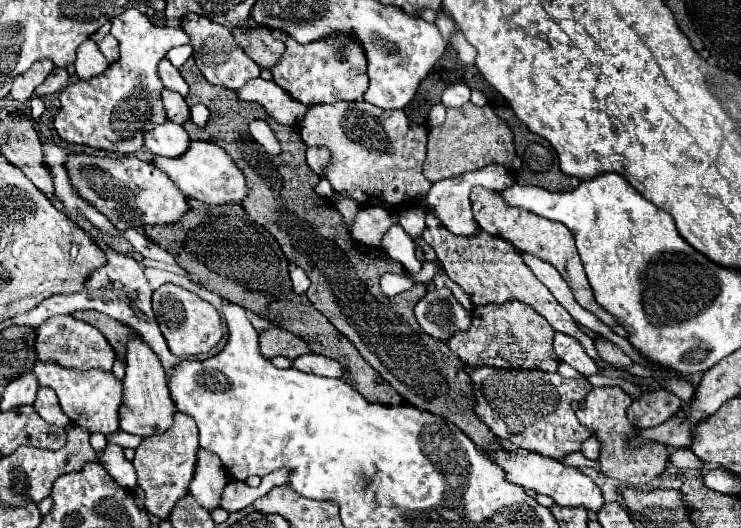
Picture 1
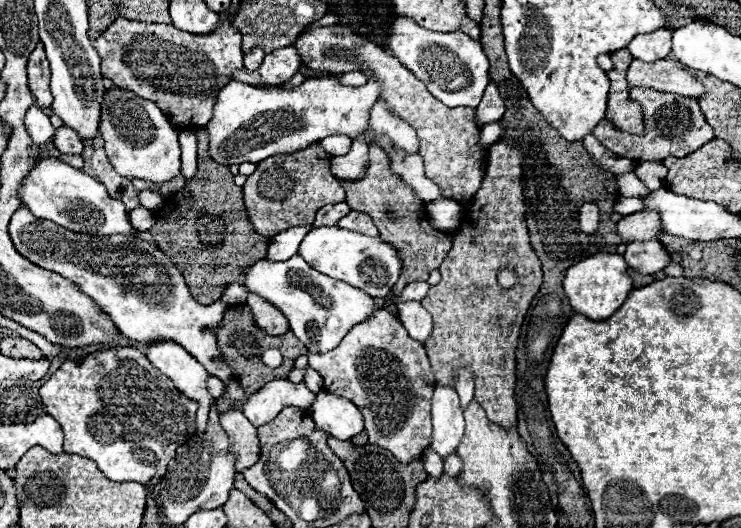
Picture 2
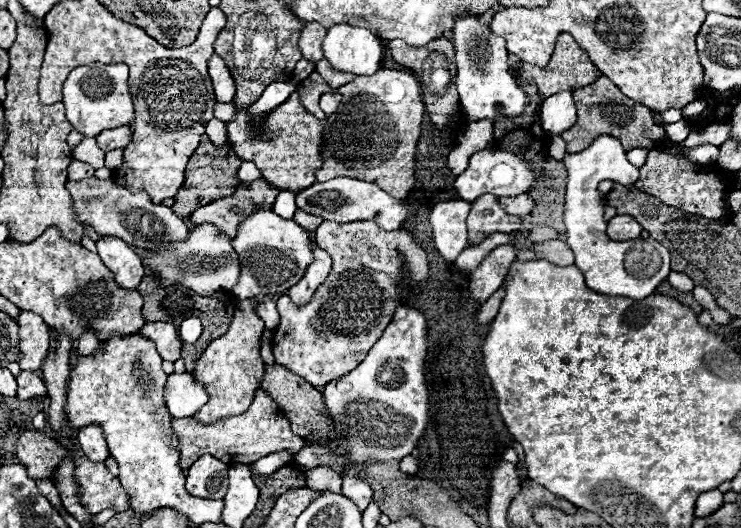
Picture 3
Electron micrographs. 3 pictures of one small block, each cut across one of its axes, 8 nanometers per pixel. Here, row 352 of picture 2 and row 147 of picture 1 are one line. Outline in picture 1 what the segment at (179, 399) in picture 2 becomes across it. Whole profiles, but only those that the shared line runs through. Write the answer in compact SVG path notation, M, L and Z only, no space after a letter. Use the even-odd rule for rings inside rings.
M128 8L116 18L112 18L112 36L120 44L120 58L110 64L102 74L90 78L90 80L76 80L68 84L60 92L60 110L54 116L54 132L68 144L86 144L98 150L116 152L116 154L128 154L136 152L144 146L144 134L154 130L156 124L166 122L166 110L160 98L162 82L158 78L158 62L166 56L166 52L174 46L188 44L188 36L182 28L168 28L168 26L154 26L140 10Z

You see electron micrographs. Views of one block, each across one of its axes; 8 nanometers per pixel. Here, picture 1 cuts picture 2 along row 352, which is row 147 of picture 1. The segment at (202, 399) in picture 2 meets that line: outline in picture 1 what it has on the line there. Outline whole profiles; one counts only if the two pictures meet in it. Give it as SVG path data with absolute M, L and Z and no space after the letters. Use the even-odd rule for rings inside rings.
M164 122L156 126L152 132L146 134L144 140L146 140L146 148L152 154L166 158L180 158L190 146L188 132L174 122Z

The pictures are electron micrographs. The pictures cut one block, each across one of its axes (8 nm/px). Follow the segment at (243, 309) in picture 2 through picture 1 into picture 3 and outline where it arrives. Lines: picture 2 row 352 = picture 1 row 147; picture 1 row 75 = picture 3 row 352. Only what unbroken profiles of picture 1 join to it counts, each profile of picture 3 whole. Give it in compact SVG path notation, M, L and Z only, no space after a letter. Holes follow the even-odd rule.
M146 274L138 286L138 292L144 296L144 308L142 308L142 316L146 322L170 322L174 326L180 326L182 320L196 316L202 320L204 324L204 332L198 338L196 344L184 344L182 346L182 358L186 360L186 370L192 372L196 360L200 358L200 354L204 352L204 346L208 346L212 340L216 340L218 336L224 336L224 332L228 330L234 310L236 310L236 298L232 292L218 292L212 296L200 296L196 292L192 292L190 288L184 288L180 284L174 286L162 286L160 280L152 274Z

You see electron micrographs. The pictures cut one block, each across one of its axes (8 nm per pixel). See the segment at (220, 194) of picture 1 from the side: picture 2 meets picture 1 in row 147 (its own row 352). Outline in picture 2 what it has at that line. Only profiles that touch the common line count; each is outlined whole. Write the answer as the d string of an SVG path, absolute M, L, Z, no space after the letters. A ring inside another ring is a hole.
M18 208L10 220L10 236L16 250L34 264L52 270L80 288L90 296L100 310L114 320L120 334L142 344L154 340L174 340L184 346L210 376L220 378L230 384L230 368L220 360L216 346L216 326L220 324L224 310L230 306L226 302L214 302L210 306L198 304L170 258L158 250L156 244L136 236L110 236L94 238L88 234L70 232L50 220L40 220L28 212L28 208Z

